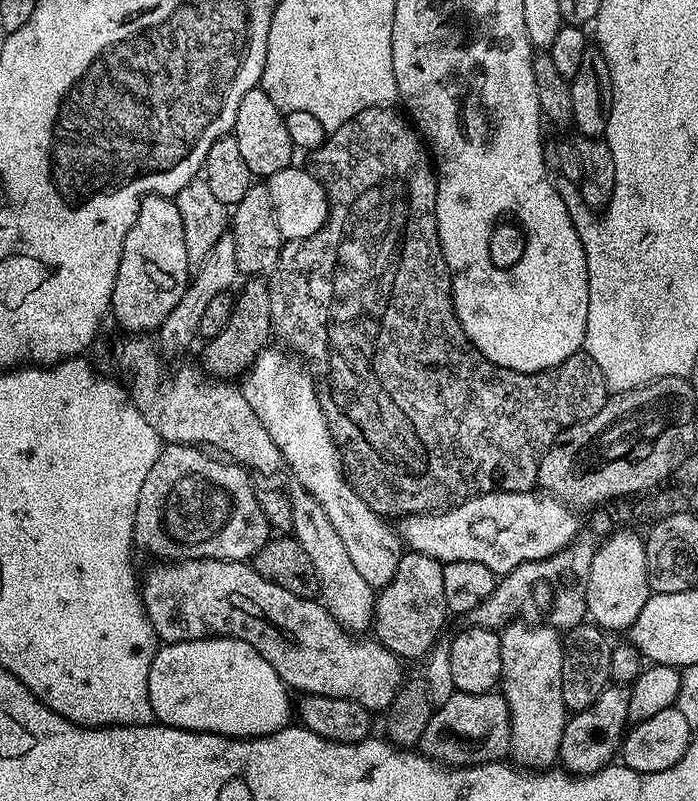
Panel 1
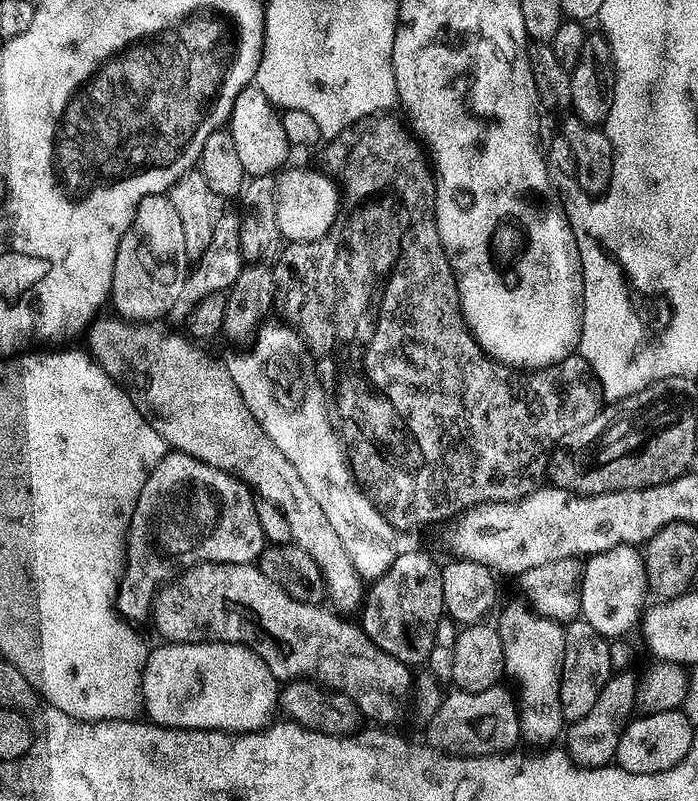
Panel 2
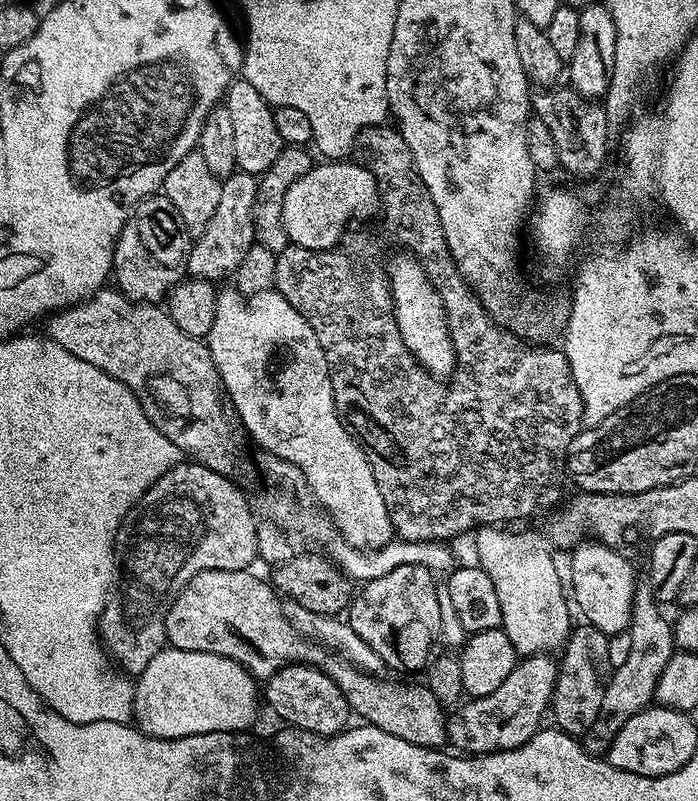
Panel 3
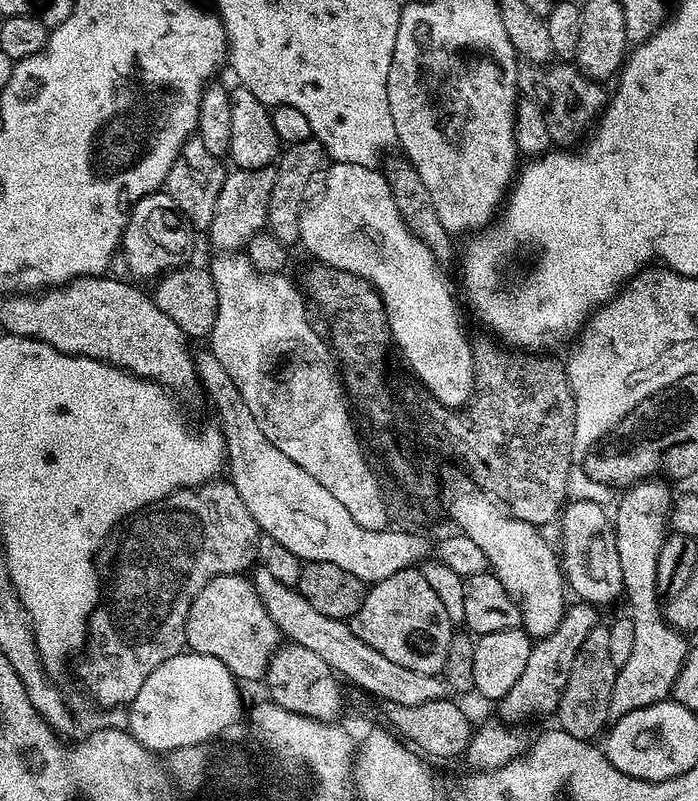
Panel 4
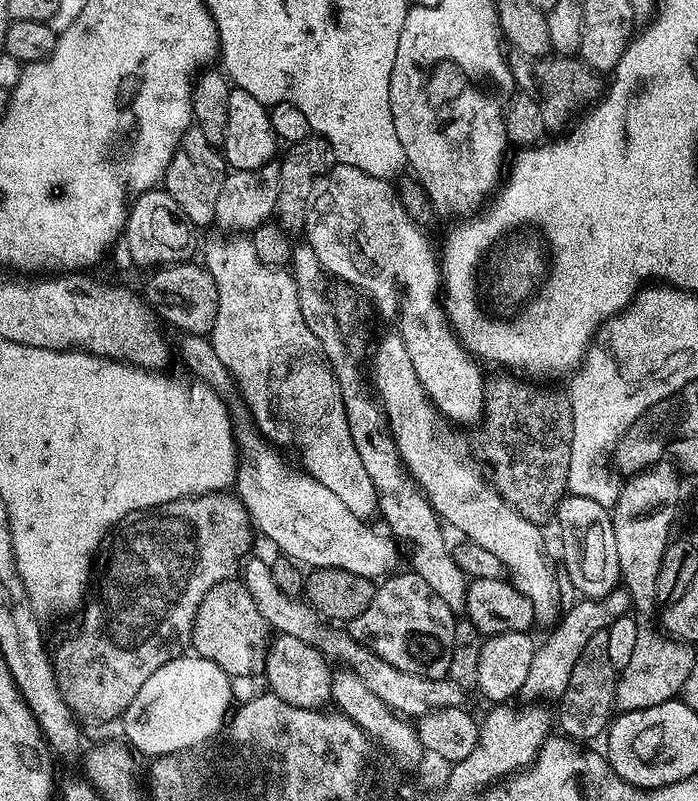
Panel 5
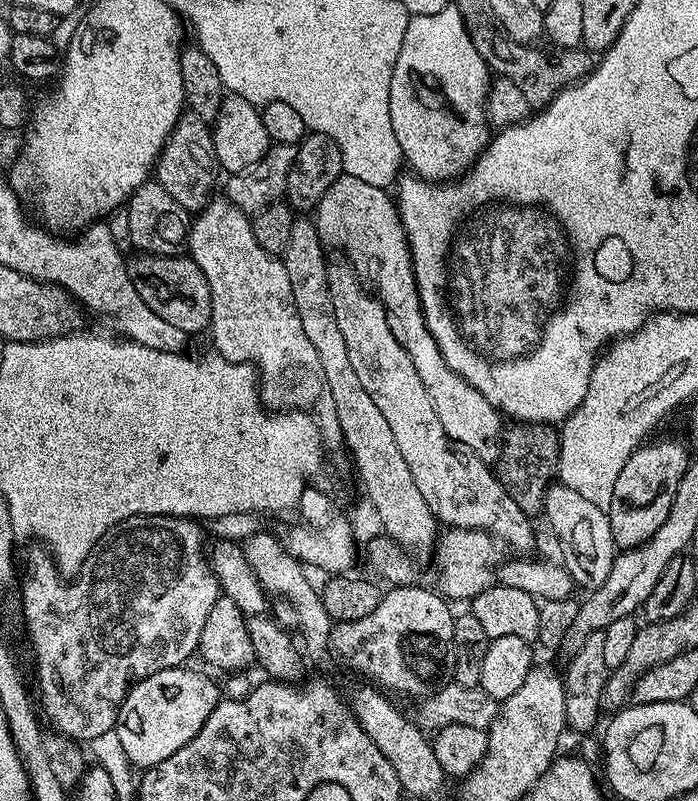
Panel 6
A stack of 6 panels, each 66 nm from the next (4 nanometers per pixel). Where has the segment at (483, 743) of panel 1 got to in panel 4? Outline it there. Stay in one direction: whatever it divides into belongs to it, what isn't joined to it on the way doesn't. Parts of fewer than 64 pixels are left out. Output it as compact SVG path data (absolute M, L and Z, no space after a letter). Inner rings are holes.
M583 602L574 604L573 608L571 605L565 611L562 622L549 636L533 643L532 653L526 661L526 670L522 670L518 682L514 682L512 689L498 701L501 721L520 726L523 725L523 720L528 720L531 716L540 716L543 712L555 713L559 699L562 698L563 687L566 686L567 675L570 674L571 662L586 636L598 625L597 609L593 605Z

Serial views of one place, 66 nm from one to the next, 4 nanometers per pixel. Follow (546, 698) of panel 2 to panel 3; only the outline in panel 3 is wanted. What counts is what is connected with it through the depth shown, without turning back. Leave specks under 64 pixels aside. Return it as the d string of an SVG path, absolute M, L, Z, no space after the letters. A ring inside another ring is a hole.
M484 528L476 536L478 566L494 582L498 602L502 606L500 623L506 638L521 657L552 654L563 649L574 620L568 617L569 597L560 585L560 572L544 548L516 532L503 532L500 528Z

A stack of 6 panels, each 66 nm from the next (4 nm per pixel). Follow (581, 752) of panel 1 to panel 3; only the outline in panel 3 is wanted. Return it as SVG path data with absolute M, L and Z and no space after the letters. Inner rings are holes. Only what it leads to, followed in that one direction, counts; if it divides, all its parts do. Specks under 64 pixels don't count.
M637 583L633 594L632 620L627 629L630 634L630 655L626 657L626 662L622 662L622 666L612 672L598 718L582 736L586 751L593 754L607 753L612 739L618 734L618 730L622 730L624 723L653 703L658 678L662 670L666 670L666 662L670 662L674 651L673 625L660 612L663 612L661 605L656 603L647 583Z

